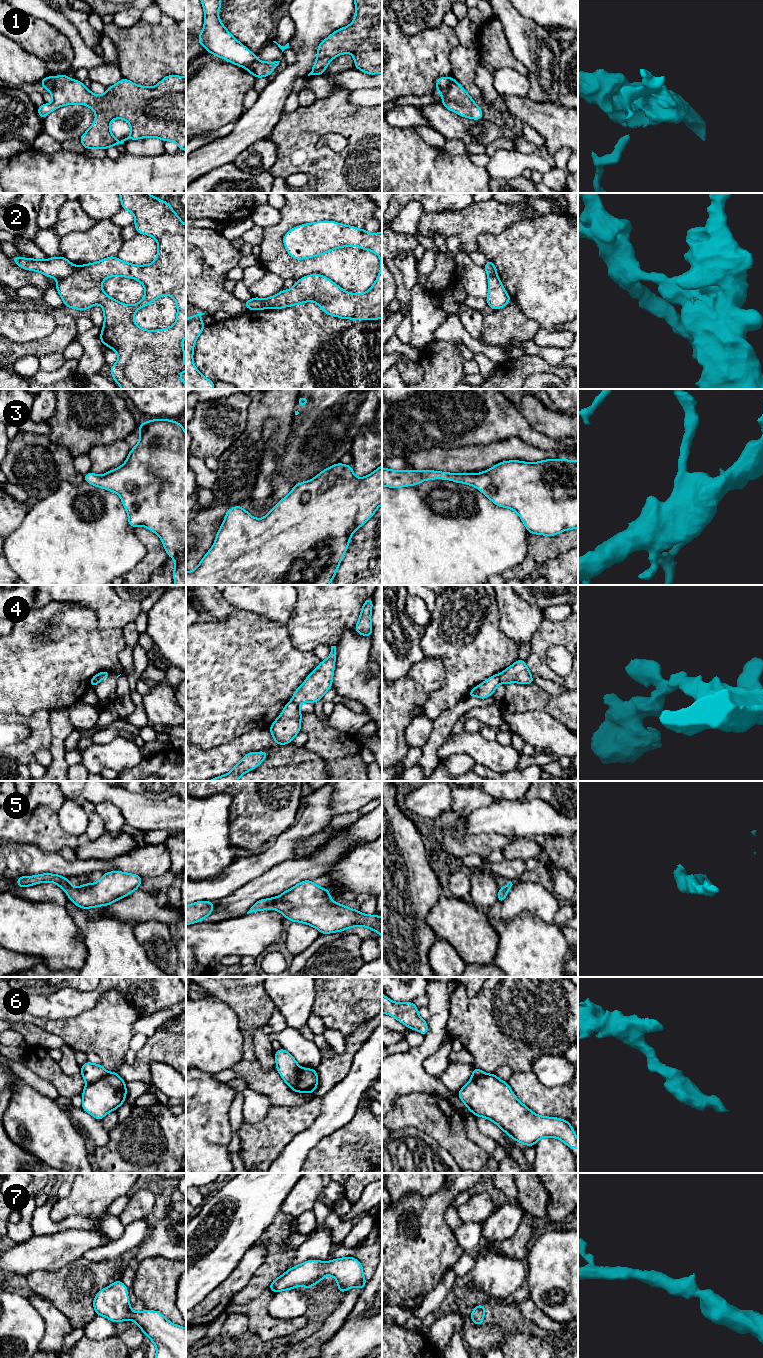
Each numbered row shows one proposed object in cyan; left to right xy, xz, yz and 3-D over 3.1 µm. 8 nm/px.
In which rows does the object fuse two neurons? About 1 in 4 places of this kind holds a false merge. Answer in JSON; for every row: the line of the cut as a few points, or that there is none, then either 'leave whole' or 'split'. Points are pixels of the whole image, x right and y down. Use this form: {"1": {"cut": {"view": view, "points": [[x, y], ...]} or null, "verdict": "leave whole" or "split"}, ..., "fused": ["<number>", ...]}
{"1": {"cut": {"view": "yz", "points": [[449, 78], [447, 89], [440, 92]]}, "verdict": "split"}, "2": {"cut": {"view": "xy", "points": [[75, 266], [67, 276], [58, 280]]}, "verdict": "split"}, "3": {"cut": null, "verdict": "leave whole"}, "4": {"cut": {"view": "xy", "points": [[101, 673], [98, 681]]}, "verdict": "split"}, "5": {"cut": null, "verdict": "leave whole"}, "6": {"cut": {"view": "xy", "points": [[108, 1072], [101, 1078], [87, 1084]]}, "verdict": "split"}, "7": {"cut": null, "verdict": "leave whole"}, "fused": ["1", "2", "4", "6"]}

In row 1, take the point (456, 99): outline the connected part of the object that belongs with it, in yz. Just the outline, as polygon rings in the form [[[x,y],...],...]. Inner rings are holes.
[[[449,77],[448,90],[440,93],[442,104],[450,111],[474,120],[483,118],[482,110],[476,105],[466,90],[452,77]]]

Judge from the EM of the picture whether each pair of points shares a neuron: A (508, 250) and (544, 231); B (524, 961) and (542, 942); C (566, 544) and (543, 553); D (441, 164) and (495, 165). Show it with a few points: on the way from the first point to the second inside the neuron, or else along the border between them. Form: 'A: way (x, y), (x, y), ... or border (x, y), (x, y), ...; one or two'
A: way (517, 250), (525, 250), (535, 240); one
B: way (529, 956), (537, 947); one
C: way (560, 544), (549, 547); one
D: border (485, 168), (491, 177); two

